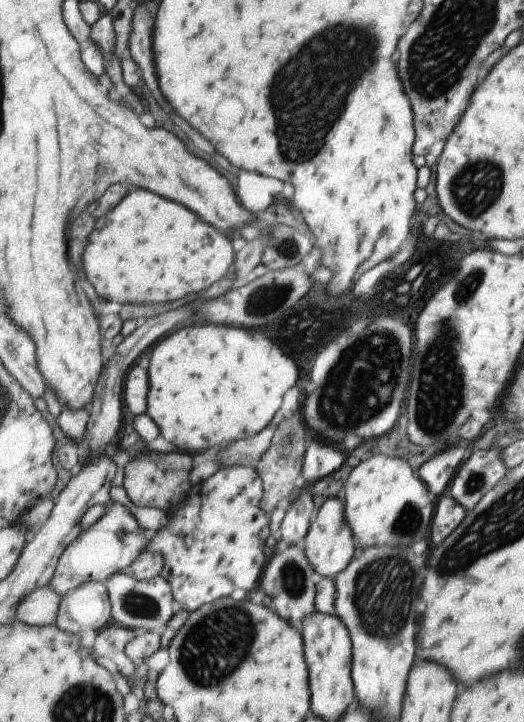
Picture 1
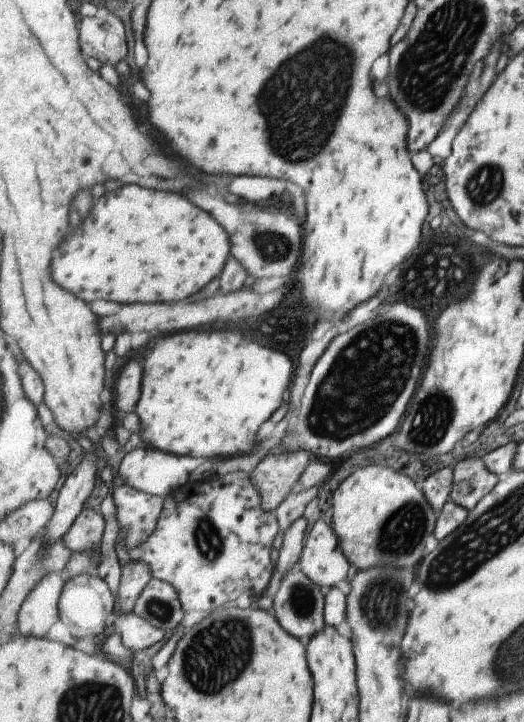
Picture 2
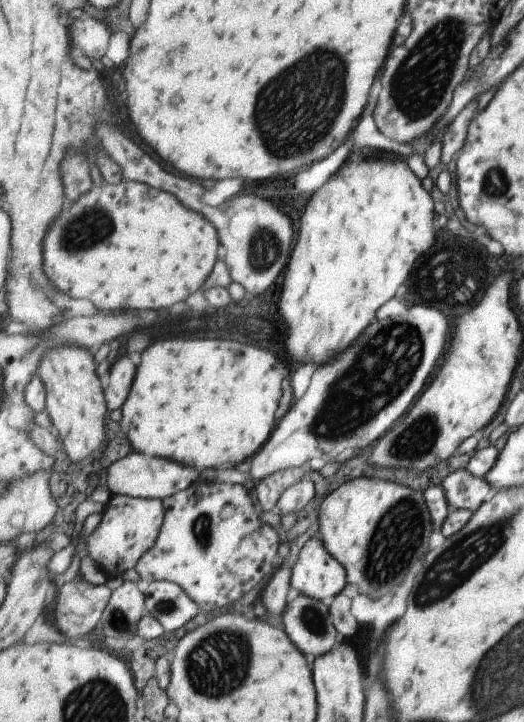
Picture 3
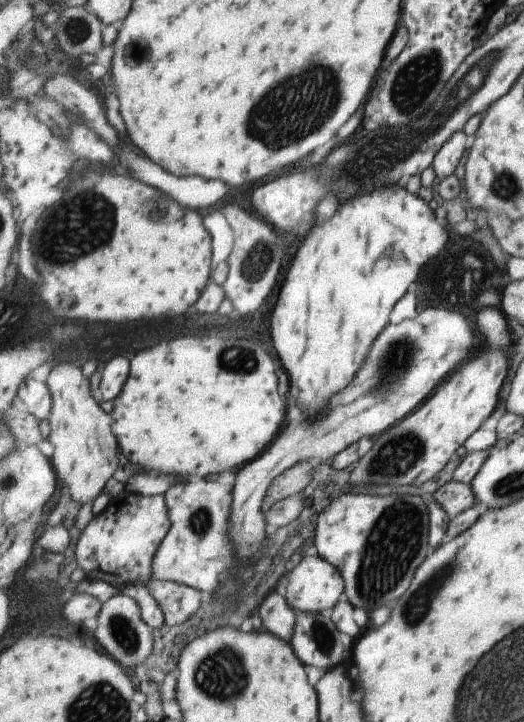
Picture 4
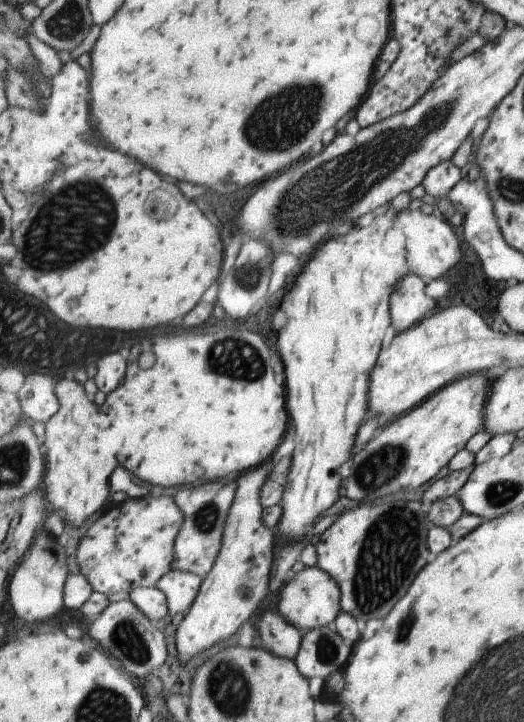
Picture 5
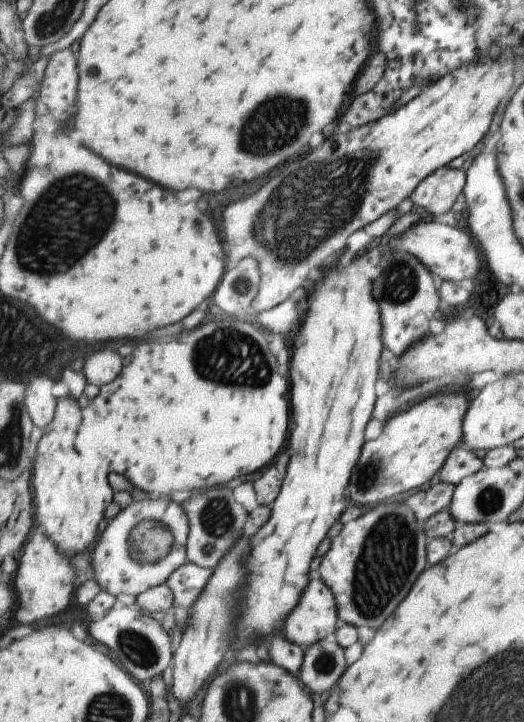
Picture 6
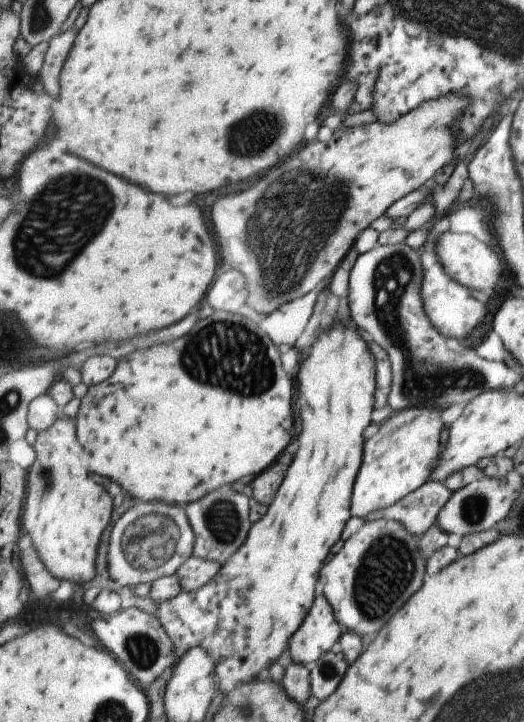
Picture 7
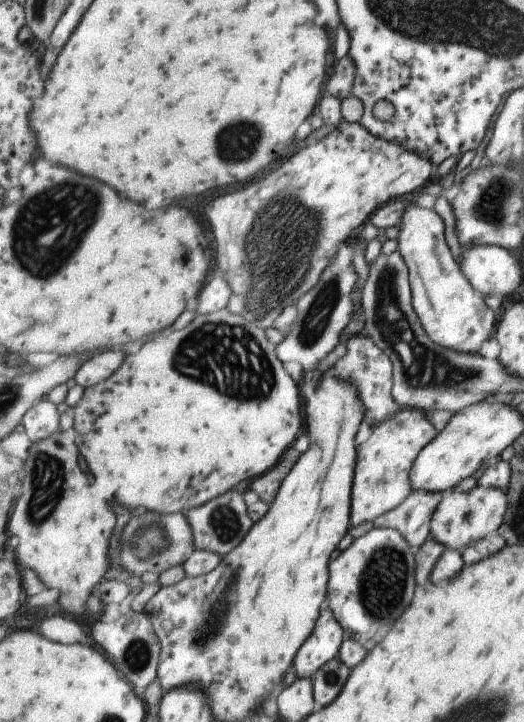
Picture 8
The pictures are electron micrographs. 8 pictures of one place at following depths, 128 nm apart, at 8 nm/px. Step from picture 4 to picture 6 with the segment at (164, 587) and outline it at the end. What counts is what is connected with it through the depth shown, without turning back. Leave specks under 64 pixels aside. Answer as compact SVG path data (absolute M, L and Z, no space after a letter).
M189 561L175 570L166 582L173 590L175 608L181 612L189 611L203 594L213 572L215 569L197 566Z

